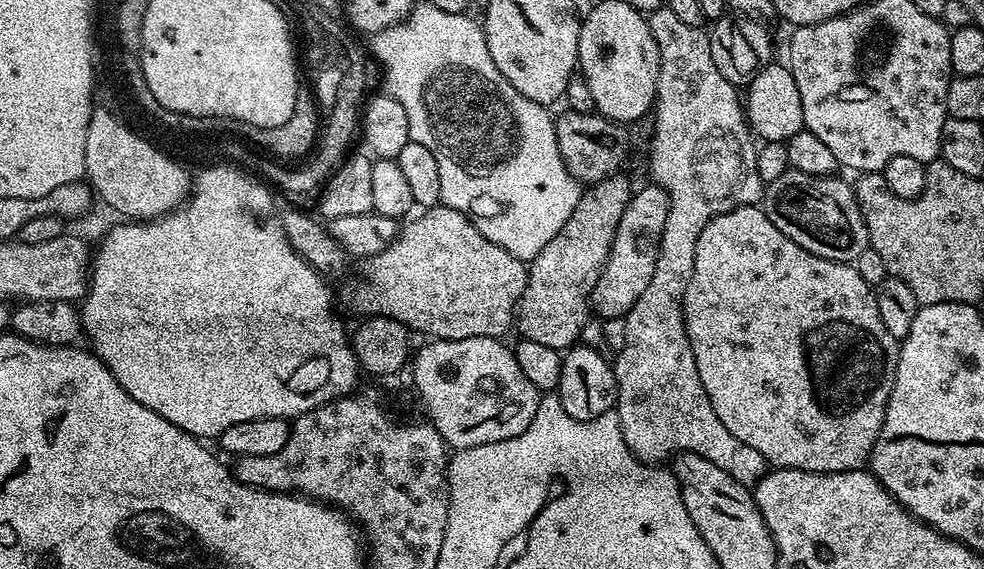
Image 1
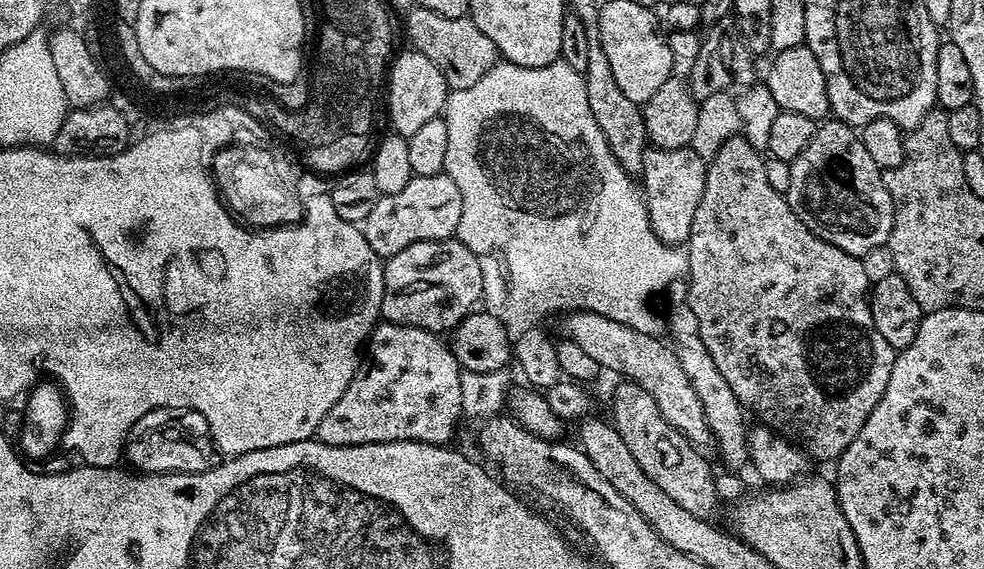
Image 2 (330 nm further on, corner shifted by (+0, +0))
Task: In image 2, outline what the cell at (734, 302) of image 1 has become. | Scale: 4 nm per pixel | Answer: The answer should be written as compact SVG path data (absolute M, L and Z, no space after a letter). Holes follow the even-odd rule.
M740 136L730 137L728 141L721 146L721 150L715 157L707 161L708 173L706 174L706 190L702 190L702 202L698 202L698 211L694 214L694 226L690 226L690 234L688 235L688 243L686 251L688 254L688 275L686 277L686 299L690 310L694 310L694 318L698 318L698 334L702 338L702 342L706 342L706 350L710 350L710 358L714 358L714 366L718 366L718 374L722 374L722 378L726 378L730 390L734 390L734 398L738 398L741 408L752 412L757 416L761 425L767 426L787 436L789 440L800 445L805 453L813 461L829 460L835 462L839 460L840 455L846 450L846 446L850 446L850 442L854 442L854 438L858 438L858 430L862 430L862 426L866 422L866 418L870 418L870 414L874 410L874 406L878 406L878 402L882 398L882 394L886 390L886 382L890 382L890 370L894 370L894 362L896 361L897 349L890 346L890 342L886 342L886 338L882 338L882 334L878 334L878 326L874 326L874 318L870 314L870 285L866 274L862 270L862 262L860 257L852 256L846 250L842 250L838 246L834 246L830 242L826 242L822 238L818 238L818 234L814 234L806 226L806 222L802 222L798 218L798 214L794 214L794 210L788 204L788 198L785 193L774 190L774 186L770 186L770 181L766 178L766 166L764 165L765 157L754 147L749 141L744 140Z

